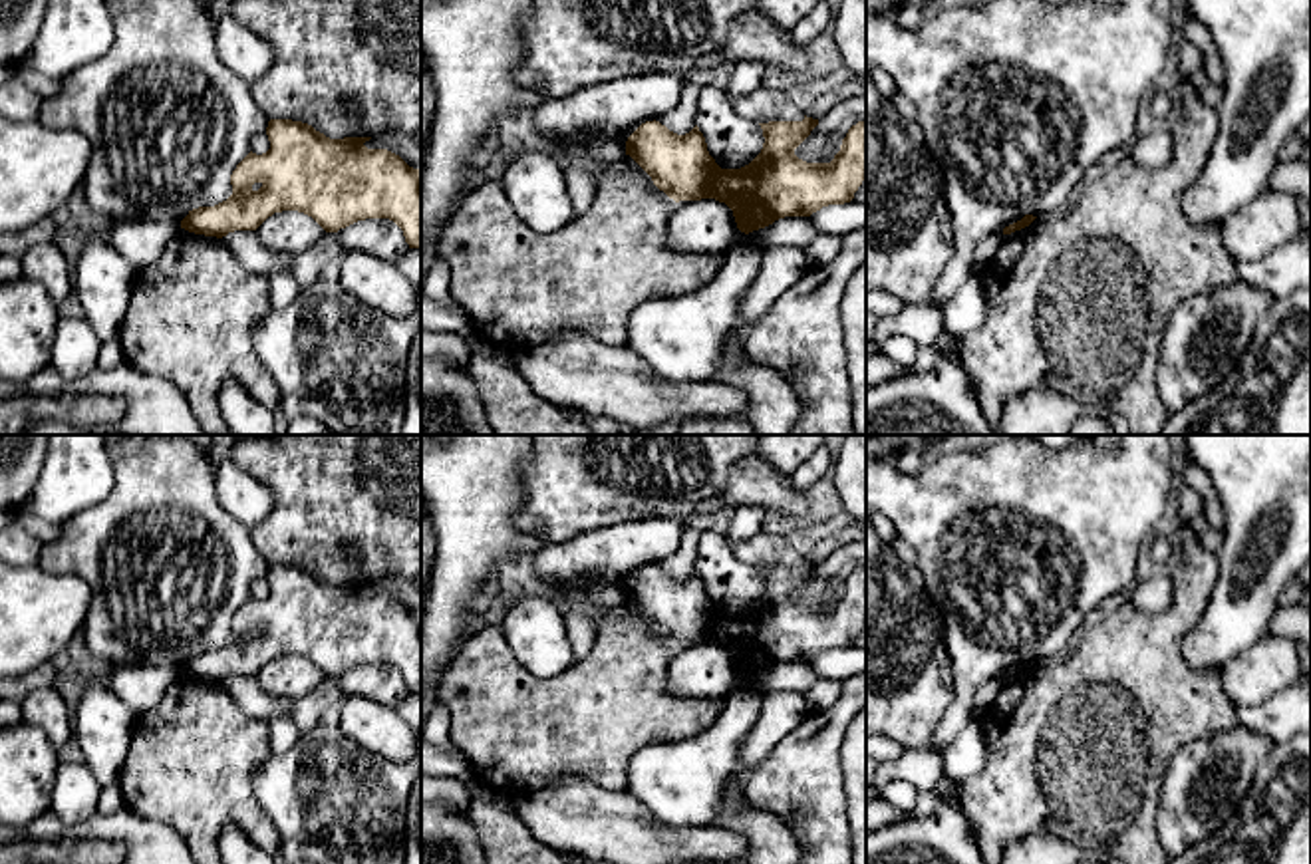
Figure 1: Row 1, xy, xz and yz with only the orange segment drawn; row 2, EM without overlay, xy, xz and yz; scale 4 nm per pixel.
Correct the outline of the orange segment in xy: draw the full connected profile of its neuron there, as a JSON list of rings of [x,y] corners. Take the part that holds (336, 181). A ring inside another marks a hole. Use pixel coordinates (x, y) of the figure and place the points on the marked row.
[[[270,119],[266,127],[270,149],[262,155],[248,153],[232,171],[232,195],[215,205],[189,211],[181,228],[222,238],[234,230],[256,230],[268,216],[282,211],[298,211],[312,216],[326,232],[338,232],[358,220],[389,218],[405,236],[409,248],[421,248],[421,171],[409,167],[399,155],[387,149],[367,149],[371,137],[330,139],[312,125],[292,119]]]

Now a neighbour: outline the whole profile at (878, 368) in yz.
[[[880,350],[866,352],[866,387],[874,387],[904,373],[908,371],[888,360]]]

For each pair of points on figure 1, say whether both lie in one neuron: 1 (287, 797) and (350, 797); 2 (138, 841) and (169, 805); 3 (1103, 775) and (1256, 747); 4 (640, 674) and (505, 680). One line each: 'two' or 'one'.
1: one
2: two
3: two
4: one

